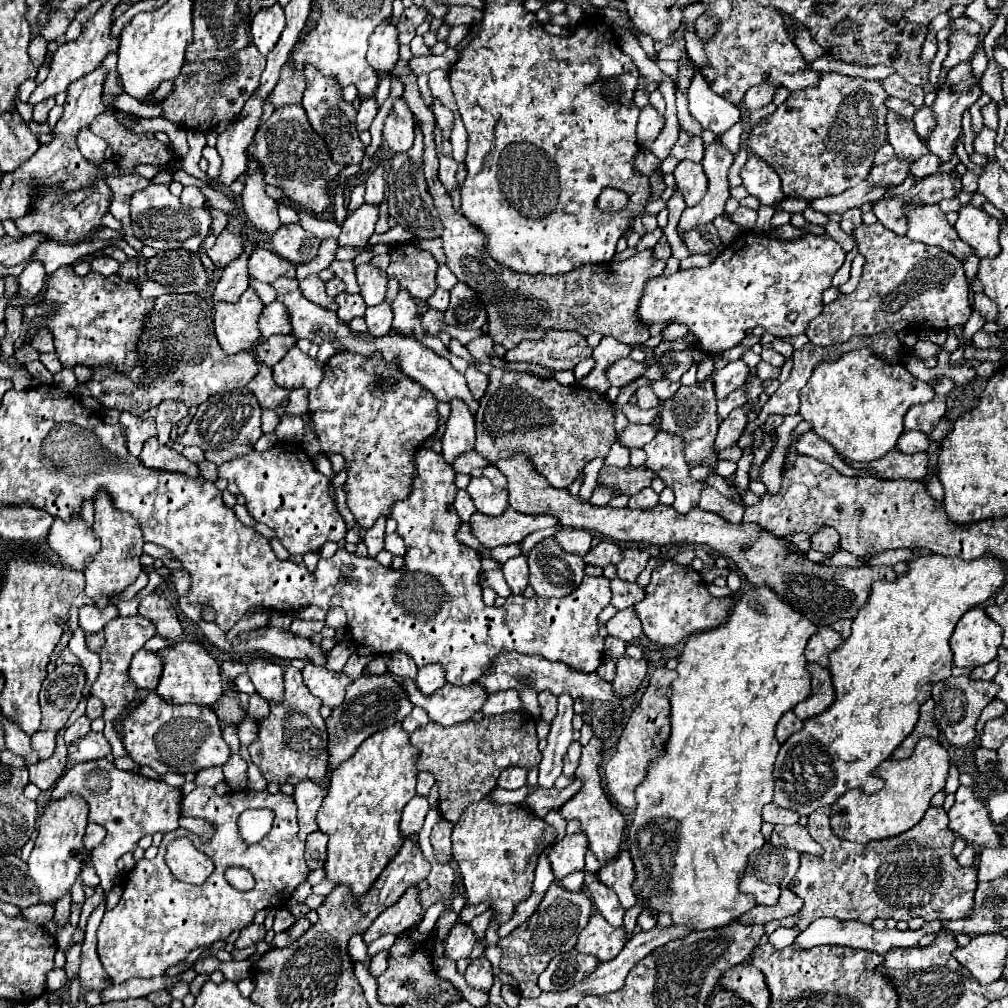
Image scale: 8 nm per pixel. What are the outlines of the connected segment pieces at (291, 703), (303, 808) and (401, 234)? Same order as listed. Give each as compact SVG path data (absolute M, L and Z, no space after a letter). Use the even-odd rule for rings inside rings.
M286 668L284 672L284 702L270 704L270 716L260 722L258 738L248 746L252 762L260 768L266 782L274 784L300 784L312 780L322 786L328 778L328 732L320 718L320 700L308 692L302 682L302 672L296 668Z
M304 782L300 786L296 786L296 806L298 806L298 824L300 824L300 832L298 838L306 840L306 836L314 830L318 830L316 824L316 814L318 808L322 804L324 798L324 788L316 788L312 782Z
M396 225L395 227L388 230L386 233L378 235L374 233L369 239L369 244L401 244L402 242L408 242L411 240L413 240L413 235L407 230L404 230L400 225Z

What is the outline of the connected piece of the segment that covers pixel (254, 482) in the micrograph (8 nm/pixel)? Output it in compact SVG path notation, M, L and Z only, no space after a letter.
M280 442L278 446L272 446L266 452L254 450L246 456L240 456L236 460L220 464L218 466L218 478L226 478L228 482L234 482L240 488L240 494L246 498L246 508L248 508L250 516L256 522L270 526L276 532L276 536L280 538L282 546L290 554L316 552L322 548L324 542L338 542L346 536L346 522L344 522L342 514L338 512L334 498L328 492L330 480L314 468L312 460L308 458L308 454L302 448L290 450L290 448L286 448L285 443Z

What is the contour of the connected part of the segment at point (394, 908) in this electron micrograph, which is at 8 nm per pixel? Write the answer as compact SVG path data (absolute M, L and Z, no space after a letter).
M410 886L396 904L392 904L390 908L386 908L376 920L374 924L368 928L368 932L364 932L364 940L366 944L374 942L376 938L380 938L382 934L402 934L408 932L410 928L418 926L422 920L422 904L420 904L420 890L418 886Z

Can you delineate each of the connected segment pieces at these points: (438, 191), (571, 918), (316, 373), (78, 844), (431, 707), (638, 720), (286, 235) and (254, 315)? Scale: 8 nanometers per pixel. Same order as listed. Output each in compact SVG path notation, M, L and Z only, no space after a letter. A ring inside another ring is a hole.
M398 60L394 74L398 74L406 86L404 100L420 120L424 128L424 176L428 190L434 198L434 206L442 222L442 242L446 254L446 266L456 274L460 282L470 286L486 306L488 314L488 334L494 342L502 344L506 350L516 348L522 340L540 340L548 330L574 330L582 336L592 332L604 332L614 336L622 344L642 344L650 338L648 326L638 320L638 306L644 294L646 282L662 274L666 262L654 260L652 248L636 252L622 262L604 262L604 264L584 264L572 272L560 276L548 274L526 274L512 270L496 262L488 252L484 252L484 234L468 224L468 220L454 210L450 196L444 192L438 180L438 156L434 150L434 114L426 108L414 74L408 70L406 60Z
M552 884L542 898L536 912L516 930L512 930L506 938L498 942L502 948L502 960L500 970L510 974L518 982L520 996L538 996L542 992L538 988L538 976L544 972L552 956L558 956L560 952L568 952L576 946L580 930L588 924L588 918L592 916L592 902L588 894L584 892L568 892L566 888L560 888L558 884Z
M292 348L278 364L272 366L274 380L282 388L296 390L306 388L312 390L322 380L322 364L312 360L308 354L300 352L300 348Z
M66 796L62 800L50 802L38 820L38 838L28 858L28 874L32 876L44 904L54 906L60 896L68 894L82 870L86 852L82 844L82 836L88 824L86 816L88 816L88 804L84 804L80 796Z
M398 678L404 684L404 690L410 692L410 700L414 706L420 706L428 712L432 722L438 722L442 726L451 726L455 723L471 720L474 713L482 710L484 702L488 700L488 692L480 684L470 686L450 686L446 684L440 688L440 692L434 692L432 696L424 696L414 680Z
M658 668L648 682L646 692L642 694L640 702L634 706L620 738L618 738L618 746L610 758L610 762L604 768L606 774L606 786L608 792L612 794L612 798L626 806L626 808L634 808L634 788L640 784L640 780L644 780L646 776L646 768L648 768L648 760L652 760L652 756L660 754L660 748L664 746L664 740L668 740L668 712L670 712L670 684L676 680L676 672L668 670L668 668Z
M282 224L272 236L272 248L284 260L294 264L310 262L318 252L320 240L306 232L300 224Z
M252 288L240 296L238 304L214 304L216 338L224 354L240 354L260 340L258 316L262 308L264 304Z

